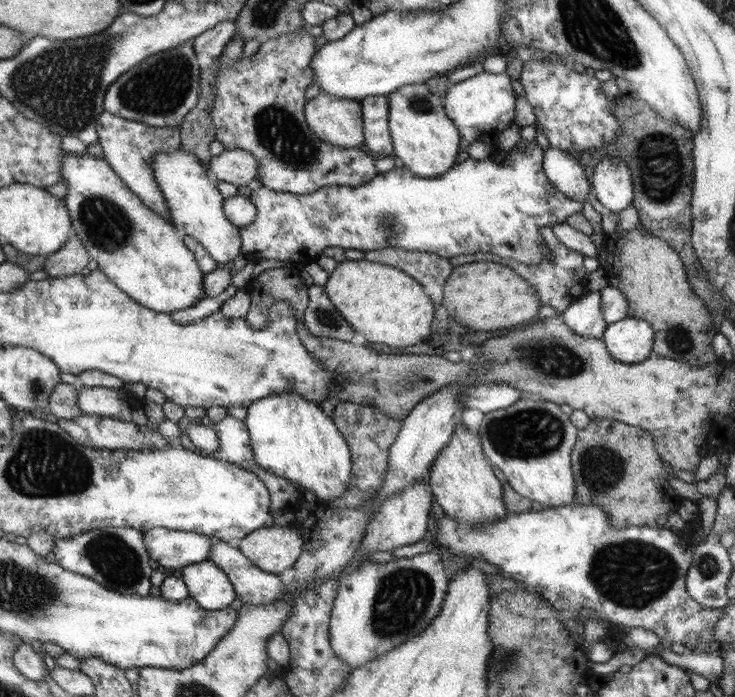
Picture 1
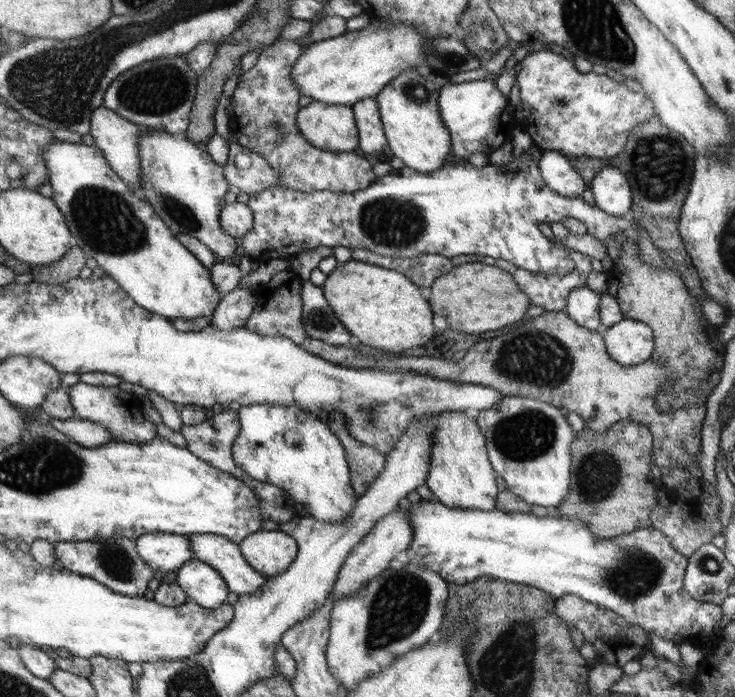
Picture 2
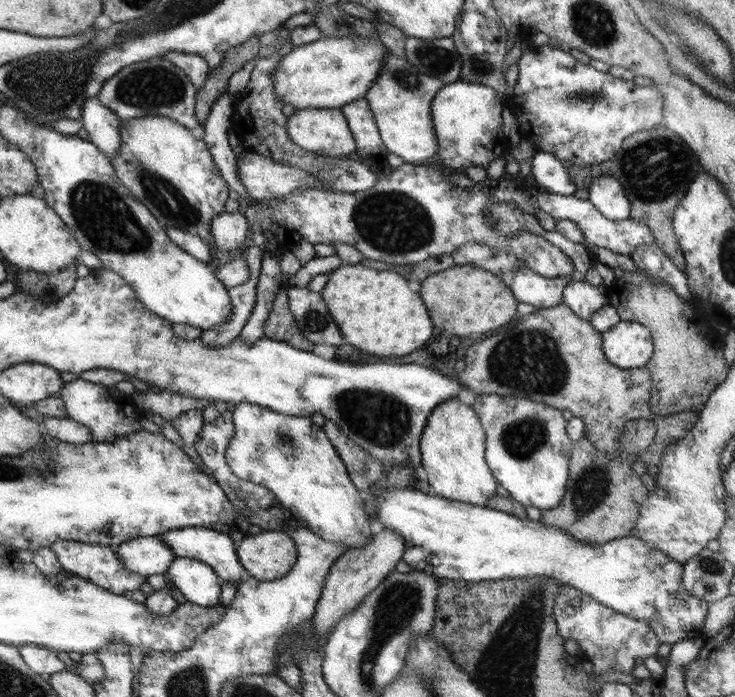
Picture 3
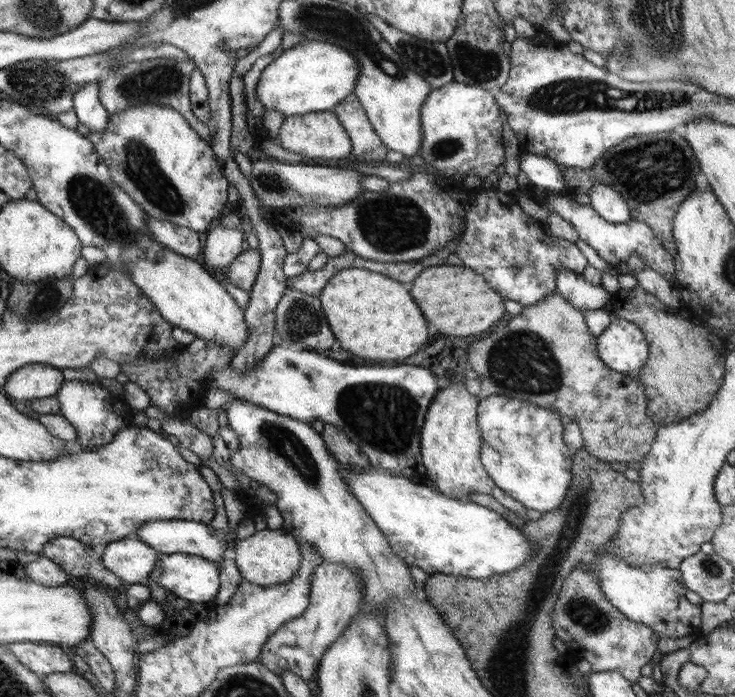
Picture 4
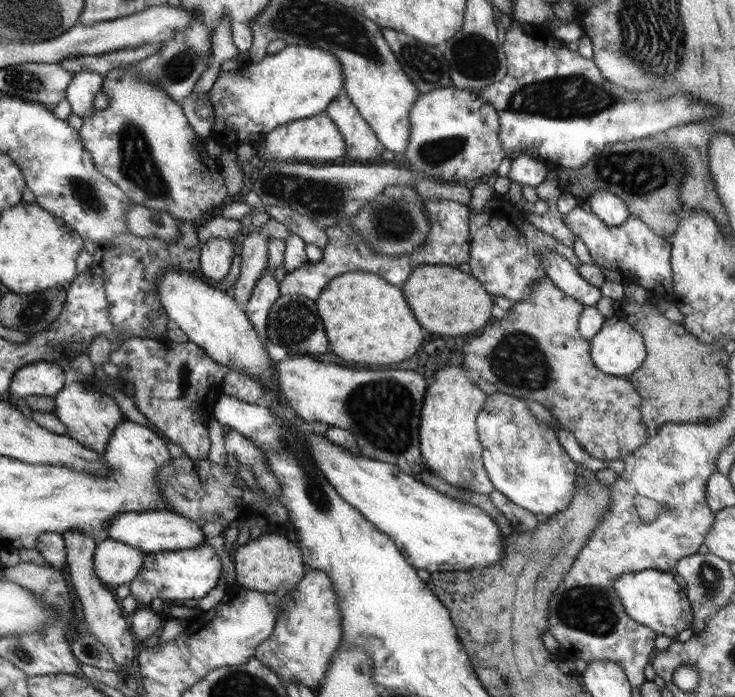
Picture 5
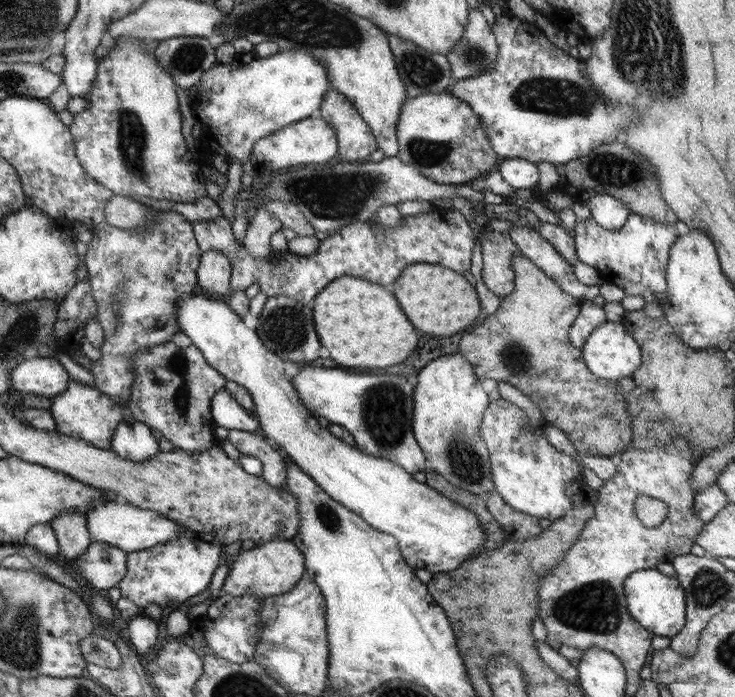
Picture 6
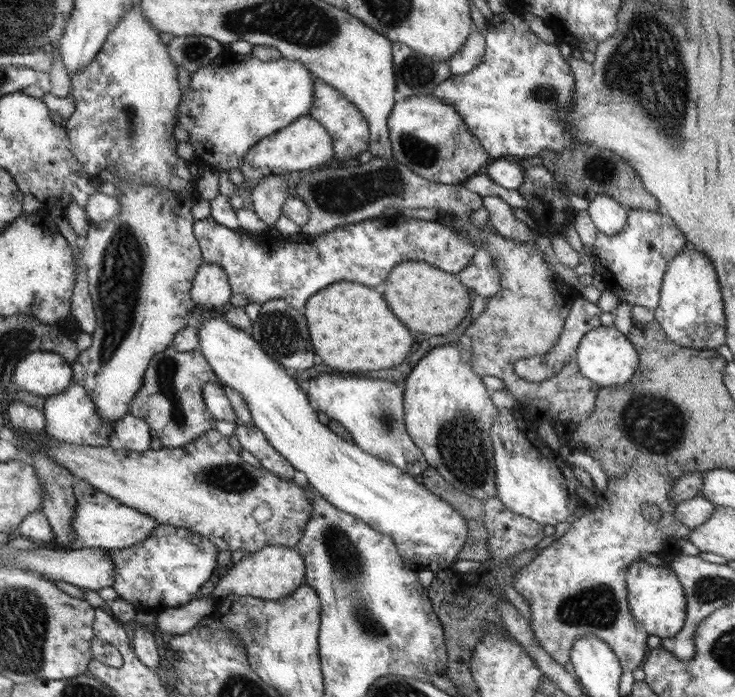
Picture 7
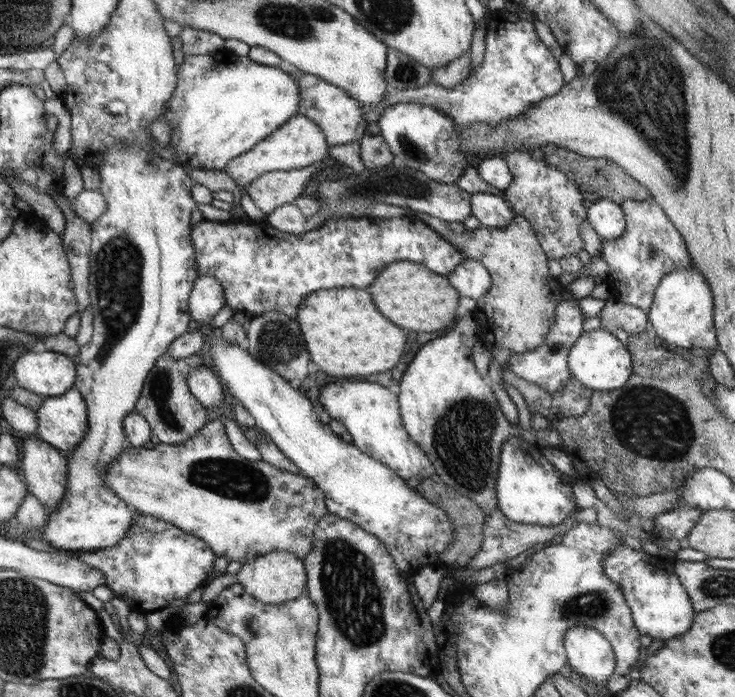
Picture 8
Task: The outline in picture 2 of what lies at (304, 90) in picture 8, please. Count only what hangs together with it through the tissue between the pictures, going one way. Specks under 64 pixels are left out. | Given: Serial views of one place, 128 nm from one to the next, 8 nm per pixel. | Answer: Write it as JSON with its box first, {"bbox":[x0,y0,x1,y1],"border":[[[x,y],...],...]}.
{"bbox":[351,98,392,165],"border":[[[374,98],[363,99],[351,108],[356,113],[357,130],[360,134],[358,152],[367,157],[373,165],[377,162],[390,162],[392,150],[385,136],[377,101]]]}

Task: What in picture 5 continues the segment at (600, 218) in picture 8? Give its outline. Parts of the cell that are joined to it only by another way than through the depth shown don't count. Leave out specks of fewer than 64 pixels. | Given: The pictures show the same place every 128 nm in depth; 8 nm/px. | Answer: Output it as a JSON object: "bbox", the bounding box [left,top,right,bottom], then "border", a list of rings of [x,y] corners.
{"bbox":[590,190,632,227],"border":[[[596,190],[590,196],[590,206],[592,212],[601,217],[610,227],[624,225],[632,215],[625,201],[614,196],[612,192],[606,192],[606,190]]]}

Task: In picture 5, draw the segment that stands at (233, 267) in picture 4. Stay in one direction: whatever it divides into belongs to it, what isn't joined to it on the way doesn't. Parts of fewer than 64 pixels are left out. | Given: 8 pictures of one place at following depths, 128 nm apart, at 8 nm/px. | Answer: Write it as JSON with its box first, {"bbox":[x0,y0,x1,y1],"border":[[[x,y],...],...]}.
{"bbox":[231,218,291,308],"border":[[[272,218],[262,227],[250,228],[241,234],[239,238],[239,244],[241,246],[239,254],[242,264],[240,267],[240,274],[238,275],[236,284],[234,284],[231,296],[234,296],[234,300],[236,300],[237,304],[242,308],[247,304],[255,284],[268,266],[268,238],[274,238],[280,244],[283,244],[289,238],[290,234],[291,231],[284,224],[277,222],[277,220]]]}

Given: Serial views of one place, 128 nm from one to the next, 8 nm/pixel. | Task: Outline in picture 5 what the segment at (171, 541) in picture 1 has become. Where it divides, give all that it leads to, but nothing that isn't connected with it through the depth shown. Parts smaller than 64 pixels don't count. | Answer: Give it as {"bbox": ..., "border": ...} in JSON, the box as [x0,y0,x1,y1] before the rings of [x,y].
{"bbox":[94,537,145,589],"border":[[[110,537],[97,541],[94,566],[98,579],[111,589],[132,583],[144,567],[145,554]]]}

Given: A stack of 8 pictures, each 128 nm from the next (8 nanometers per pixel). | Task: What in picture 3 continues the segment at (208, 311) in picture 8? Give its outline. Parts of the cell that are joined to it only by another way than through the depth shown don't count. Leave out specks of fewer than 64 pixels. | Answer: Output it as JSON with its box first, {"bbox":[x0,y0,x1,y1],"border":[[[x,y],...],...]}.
{"bbox":[213,207,252,252],"border":[[[233,207],[213,219],[214,251],[227,252],[245,244],[248,231],[252,231],[252,224],[246,217]]]}

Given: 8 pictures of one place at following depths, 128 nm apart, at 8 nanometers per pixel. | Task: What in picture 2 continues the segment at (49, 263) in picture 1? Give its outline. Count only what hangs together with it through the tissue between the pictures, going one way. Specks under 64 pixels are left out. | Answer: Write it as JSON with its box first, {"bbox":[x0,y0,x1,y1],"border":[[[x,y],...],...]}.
{"bbox":[30,245,87,285],"border":[[[74,245],[73,250],[66,254],[65,258],[56,263],[34,265],[30,274],[34,275],[36,283],[51,285],[66,283],[80,276],[80,270],[86,266],[87,258],[84,251],[78,245]]]}

